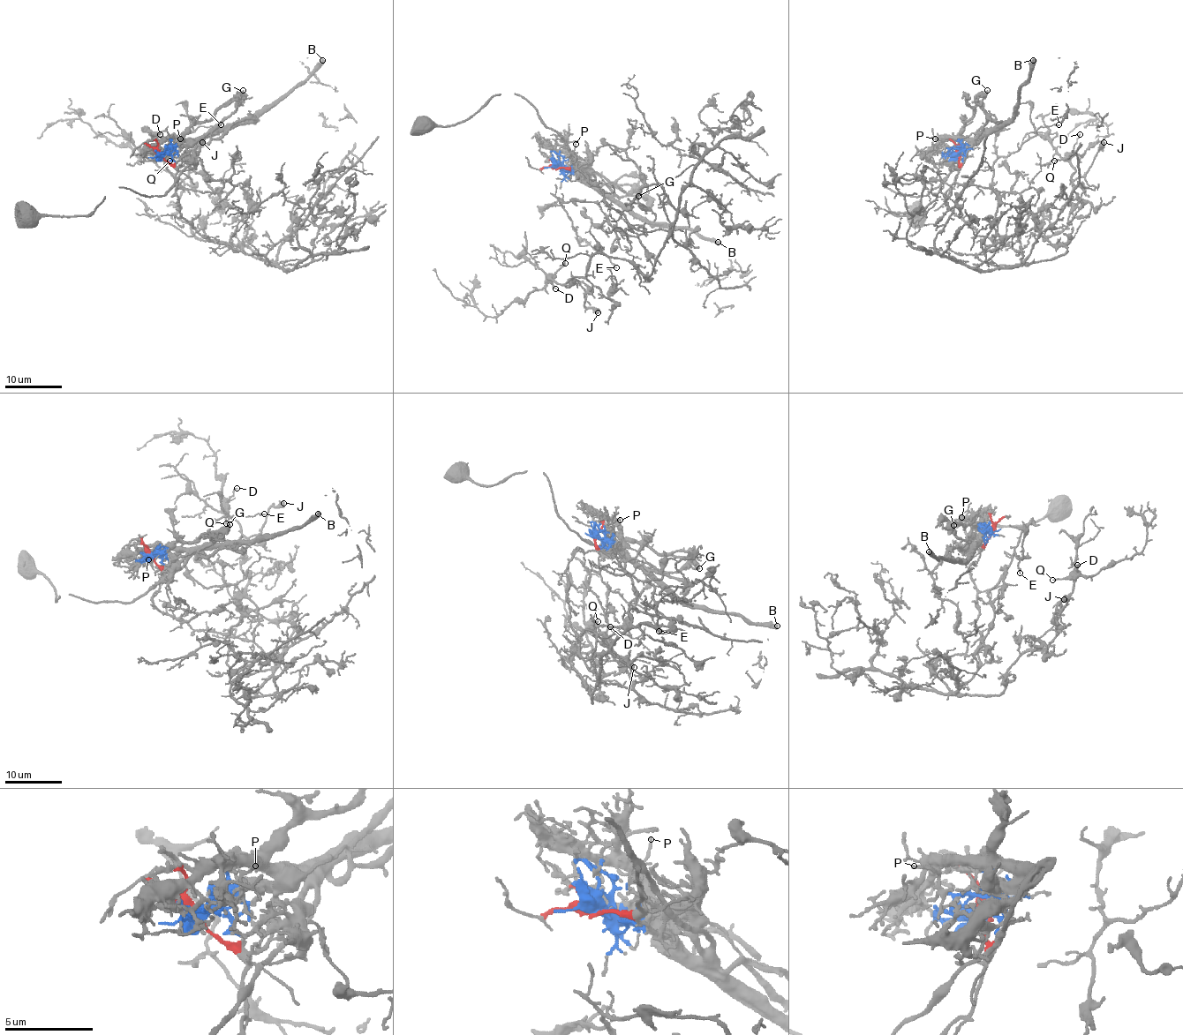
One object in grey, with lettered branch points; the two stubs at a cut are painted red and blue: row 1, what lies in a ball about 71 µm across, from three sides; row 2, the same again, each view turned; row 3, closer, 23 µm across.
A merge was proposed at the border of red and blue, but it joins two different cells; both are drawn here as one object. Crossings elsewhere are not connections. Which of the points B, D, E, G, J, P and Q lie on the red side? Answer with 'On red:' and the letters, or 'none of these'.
On red: D, E, J, Q

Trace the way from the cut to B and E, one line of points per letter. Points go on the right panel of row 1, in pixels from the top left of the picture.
B: (960, 153), (965, 145), (1005, 123), (1013, 115), (1018, 103), (1018, 91), (1029, 79), (1029, 65), (1034, 59)
E: (960, 153), (945, 203), (978, 235), (1020, 251), (1026, 205), (993, 191), (993, 163), (1059, 125)

